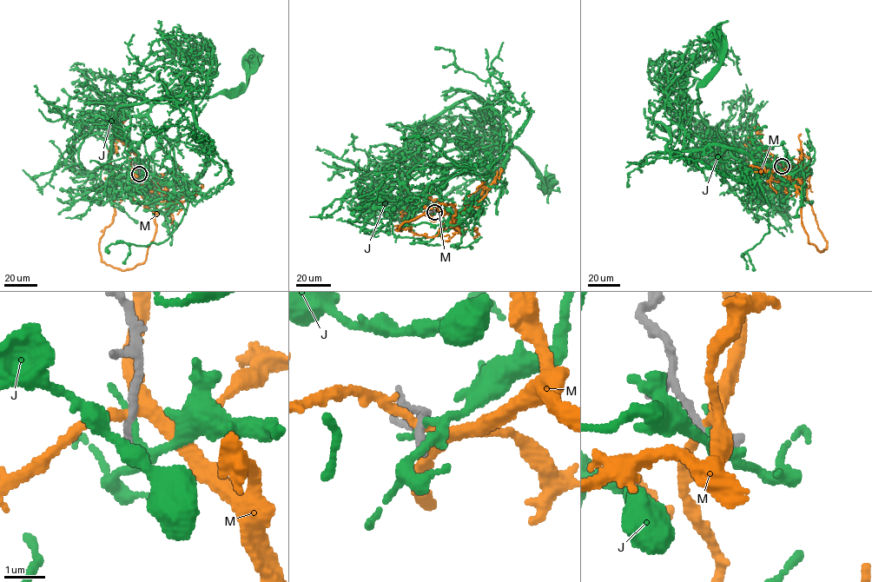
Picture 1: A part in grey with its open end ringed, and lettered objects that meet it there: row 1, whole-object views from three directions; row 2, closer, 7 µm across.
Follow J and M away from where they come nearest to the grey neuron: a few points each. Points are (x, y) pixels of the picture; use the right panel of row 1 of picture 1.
J: (780, 165), (766, 173), (748, 168), (698, 111), (696, 86), (721, 62), (714, 36)
M: (780, 165), (786, 172), (791, 168), (785, 173), (797, 187), (806, 189), (817, 227), (827, 242), (826, 249)

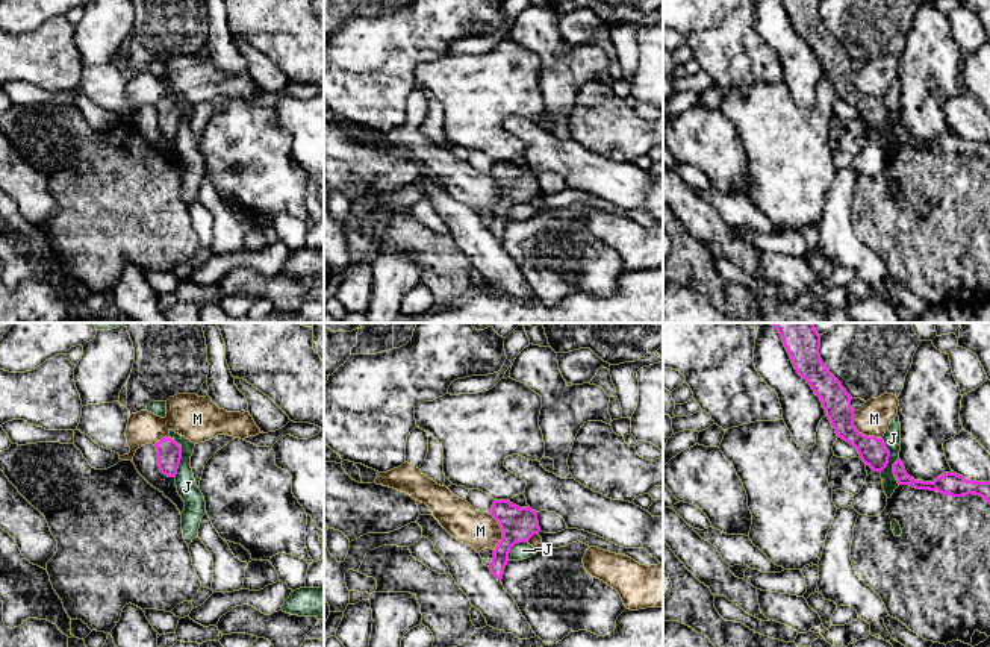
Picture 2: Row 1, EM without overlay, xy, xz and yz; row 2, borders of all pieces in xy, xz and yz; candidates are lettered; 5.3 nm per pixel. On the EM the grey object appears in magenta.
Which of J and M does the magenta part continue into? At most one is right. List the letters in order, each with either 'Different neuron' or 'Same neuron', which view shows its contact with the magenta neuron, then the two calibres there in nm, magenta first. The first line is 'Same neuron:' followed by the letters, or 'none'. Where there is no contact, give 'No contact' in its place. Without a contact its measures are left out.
Same neuron: none
J: Different neuron. Touches magenta in xy. Thickness 130 nm (magenta) against 110 nm
M: Different neuron. Touches magenta in yz. Thickness 150 nm (magenta) against 180 nm

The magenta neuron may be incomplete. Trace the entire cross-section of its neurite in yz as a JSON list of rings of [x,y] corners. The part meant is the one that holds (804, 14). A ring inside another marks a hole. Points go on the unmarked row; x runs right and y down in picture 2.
[[[783,0],[783,3],[796,33],[820,59],[837,97],[854,106],[866,126],[881,133],[889,124],[890,112],[883,98],[866,97],[854,86],[852,58],[823,26],[819,15],[820,0]]]

